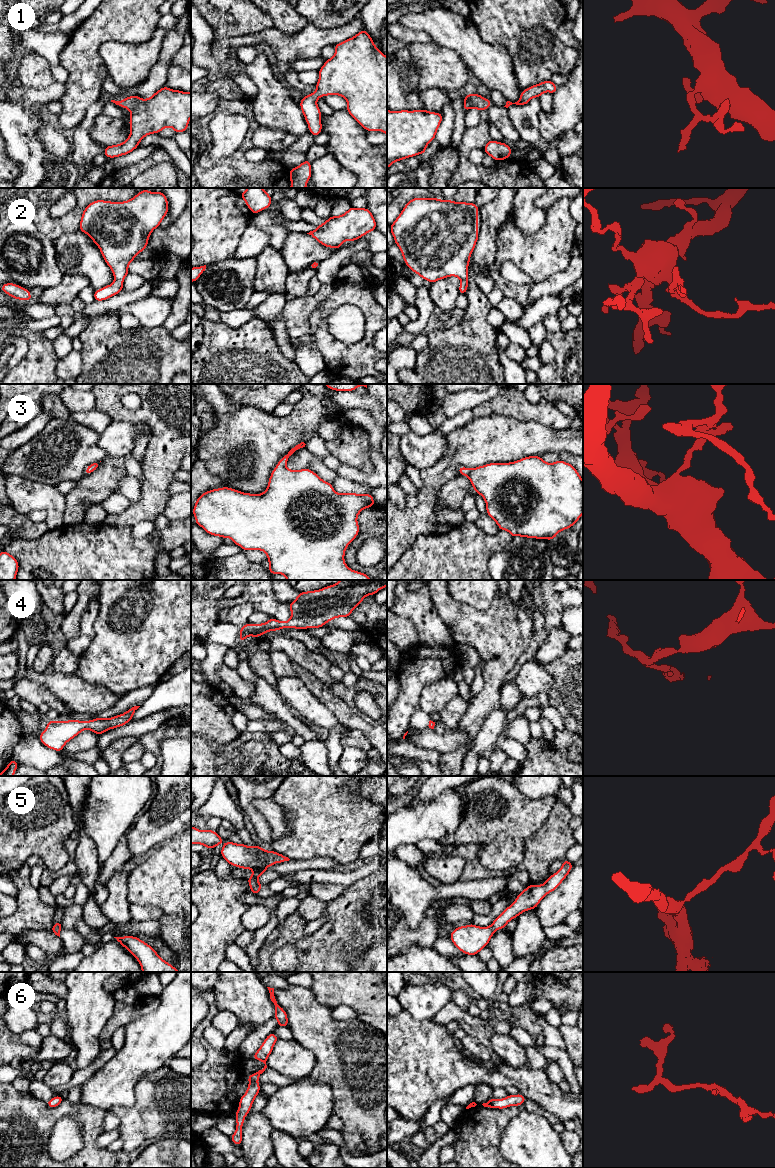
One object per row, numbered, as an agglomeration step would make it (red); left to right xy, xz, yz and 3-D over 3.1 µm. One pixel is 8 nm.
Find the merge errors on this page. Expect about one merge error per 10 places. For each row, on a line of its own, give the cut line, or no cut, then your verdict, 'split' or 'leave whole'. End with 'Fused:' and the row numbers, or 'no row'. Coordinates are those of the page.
1: cut none; leave whole
2: cut none; leave whole
3: cut none; leave whole
4: cut none; leave whole
5: cut none; leave whole
6: cut none; leave whole
Fused: no row

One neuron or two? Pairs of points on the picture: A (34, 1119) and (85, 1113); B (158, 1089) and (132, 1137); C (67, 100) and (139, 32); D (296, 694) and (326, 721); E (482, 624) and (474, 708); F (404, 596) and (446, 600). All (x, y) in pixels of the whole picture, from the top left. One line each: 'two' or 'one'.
A: one
B: one
C: one
D: one
E: one
F: two

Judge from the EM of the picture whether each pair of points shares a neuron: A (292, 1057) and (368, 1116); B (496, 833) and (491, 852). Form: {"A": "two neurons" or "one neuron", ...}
{"A": "two neurons", "B": "one neuron"}

